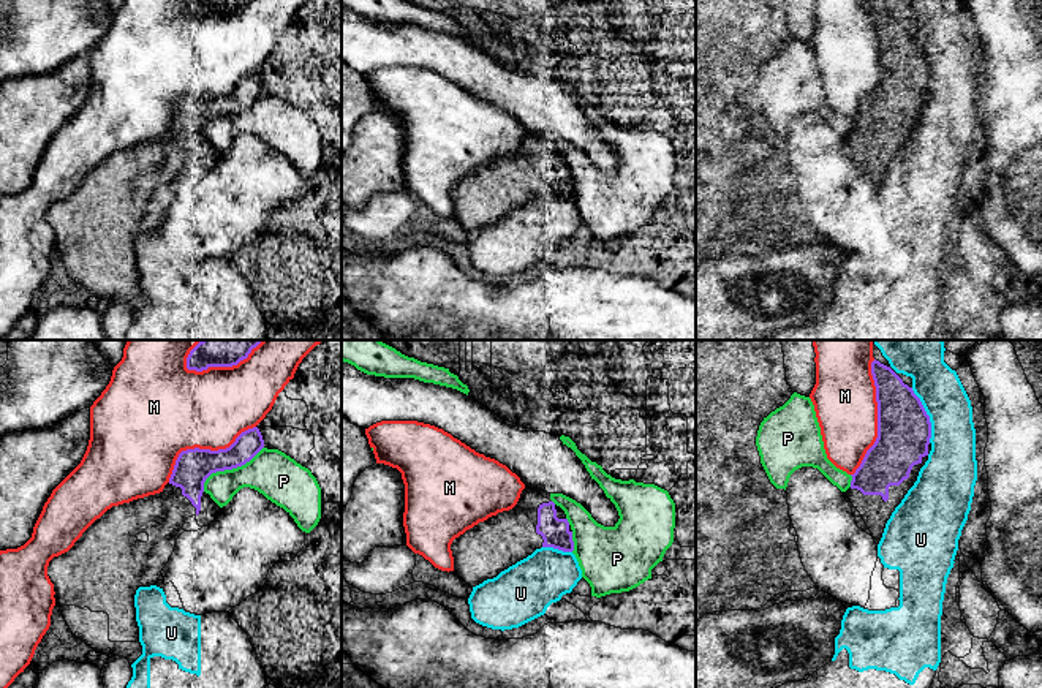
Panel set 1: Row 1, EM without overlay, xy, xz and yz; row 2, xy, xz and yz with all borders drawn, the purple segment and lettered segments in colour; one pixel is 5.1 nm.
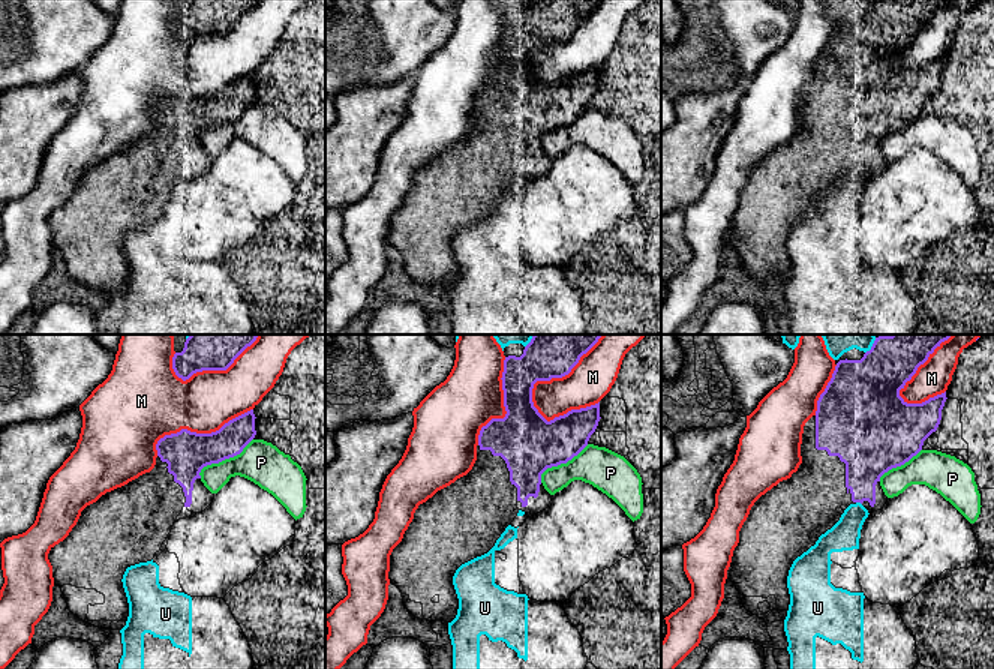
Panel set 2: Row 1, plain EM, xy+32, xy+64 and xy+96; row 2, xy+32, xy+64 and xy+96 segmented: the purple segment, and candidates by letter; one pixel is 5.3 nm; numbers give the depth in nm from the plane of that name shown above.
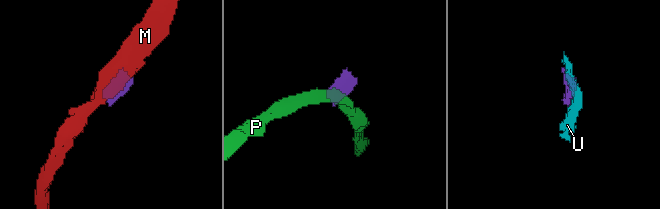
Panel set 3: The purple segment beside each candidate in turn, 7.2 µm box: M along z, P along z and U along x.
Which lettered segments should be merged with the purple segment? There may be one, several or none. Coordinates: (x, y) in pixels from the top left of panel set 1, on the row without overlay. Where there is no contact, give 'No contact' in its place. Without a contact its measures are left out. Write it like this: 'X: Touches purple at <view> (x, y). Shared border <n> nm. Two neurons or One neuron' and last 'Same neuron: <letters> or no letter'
M: Touches purple at yz (878, 64). Shared border 600 nm. Two neurons
P: Touches purple at xy (228, 114). Shared border 380 nm. Two neurons
U: Touches purple at yz (927, 60). Shared border 300 nm. Two neurons
Same neuron: no letter

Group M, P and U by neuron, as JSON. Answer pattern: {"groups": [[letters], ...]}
{"groups": [["M"], ["P"], ["U"]]}

